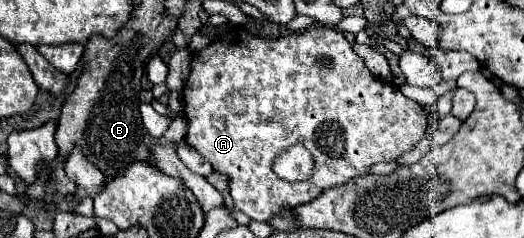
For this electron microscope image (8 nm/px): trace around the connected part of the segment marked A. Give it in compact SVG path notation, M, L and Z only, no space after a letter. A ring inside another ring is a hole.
M313 26L305 32L275 40L259 38L245 28L237 28L237 36L229 34L193 54L183 100L187 118L185 142L209 160L213 170L229 176L235 208L245 212L251 220L261 222L277 214L283 206L307 204L327 188L367 174L373 164L393 162L403 152L411 150L427 130L427 112L423 106L405 98L399 88L375 78L363 58L351 50L345 36L325 26ZM321 58L329 58L329 66L321 68ZM297 140L301 140L315 158L313 176L305 182L285 182L275 176L271 164L283 148Z

